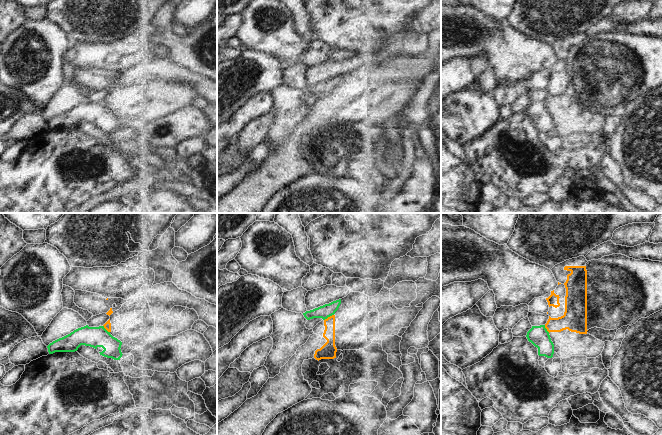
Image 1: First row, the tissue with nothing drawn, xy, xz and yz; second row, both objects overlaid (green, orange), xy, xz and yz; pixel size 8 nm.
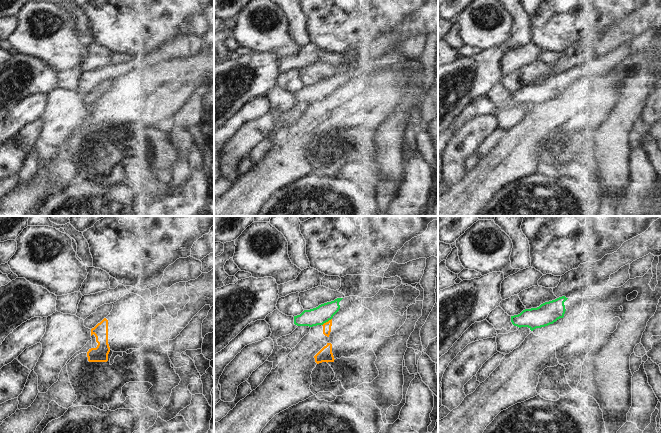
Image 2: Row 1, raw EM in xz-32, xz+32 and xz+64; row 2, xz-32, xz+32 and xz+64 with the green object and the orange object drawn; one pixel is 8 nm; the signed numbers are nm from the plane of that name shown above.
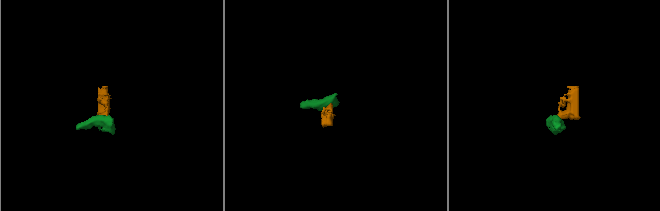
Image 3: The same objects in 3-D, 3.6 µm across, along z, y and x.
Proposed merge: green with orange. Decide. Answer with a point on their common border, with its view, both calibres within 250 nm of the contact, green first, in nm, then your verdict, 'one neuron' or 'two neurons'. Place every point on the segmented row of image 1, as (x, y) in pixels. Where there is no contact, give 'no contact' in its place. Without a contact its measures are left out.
xz (328, 316) | 110/100 nm | two neurons

